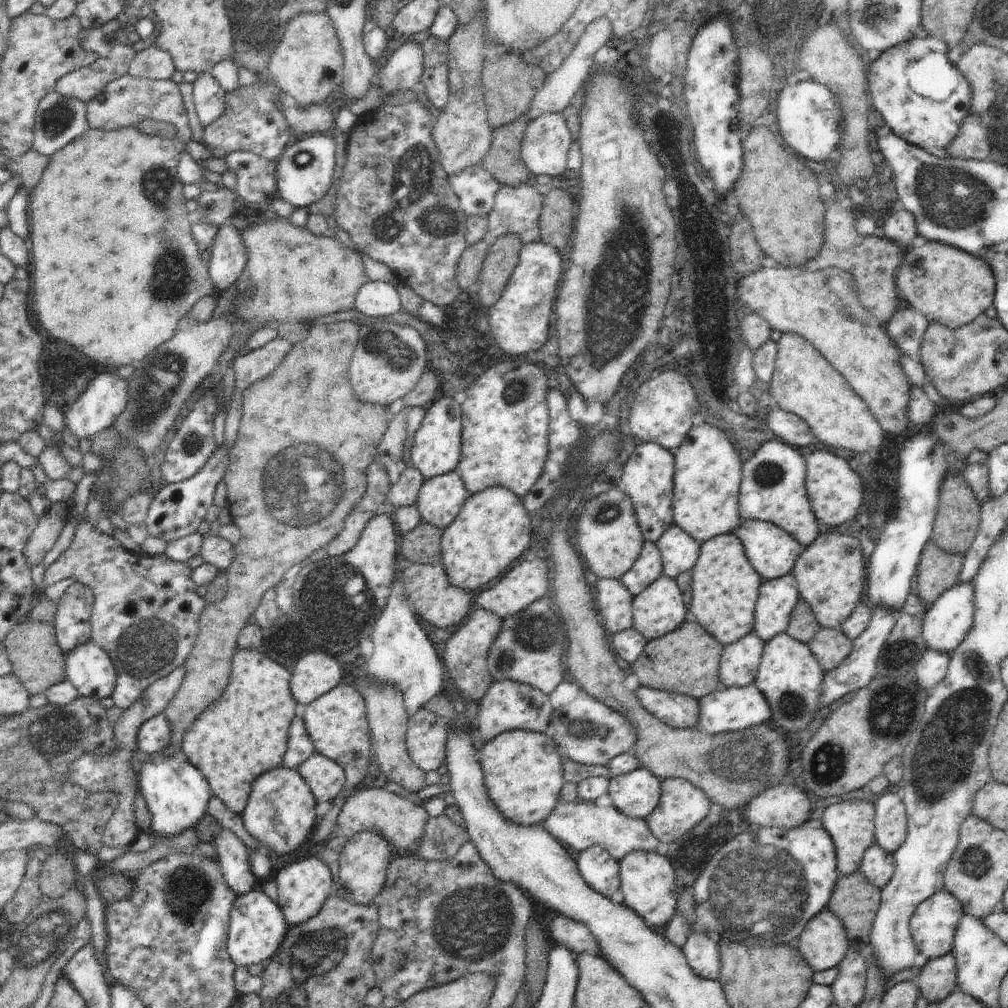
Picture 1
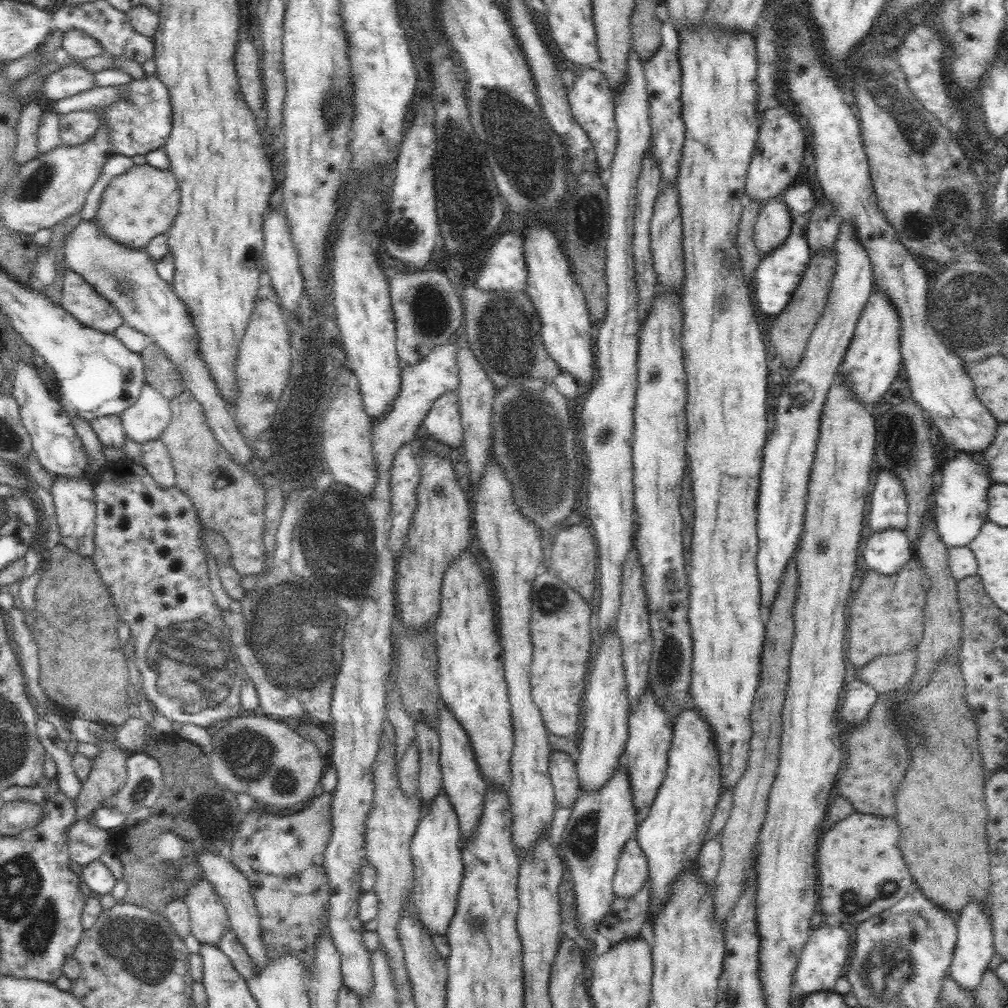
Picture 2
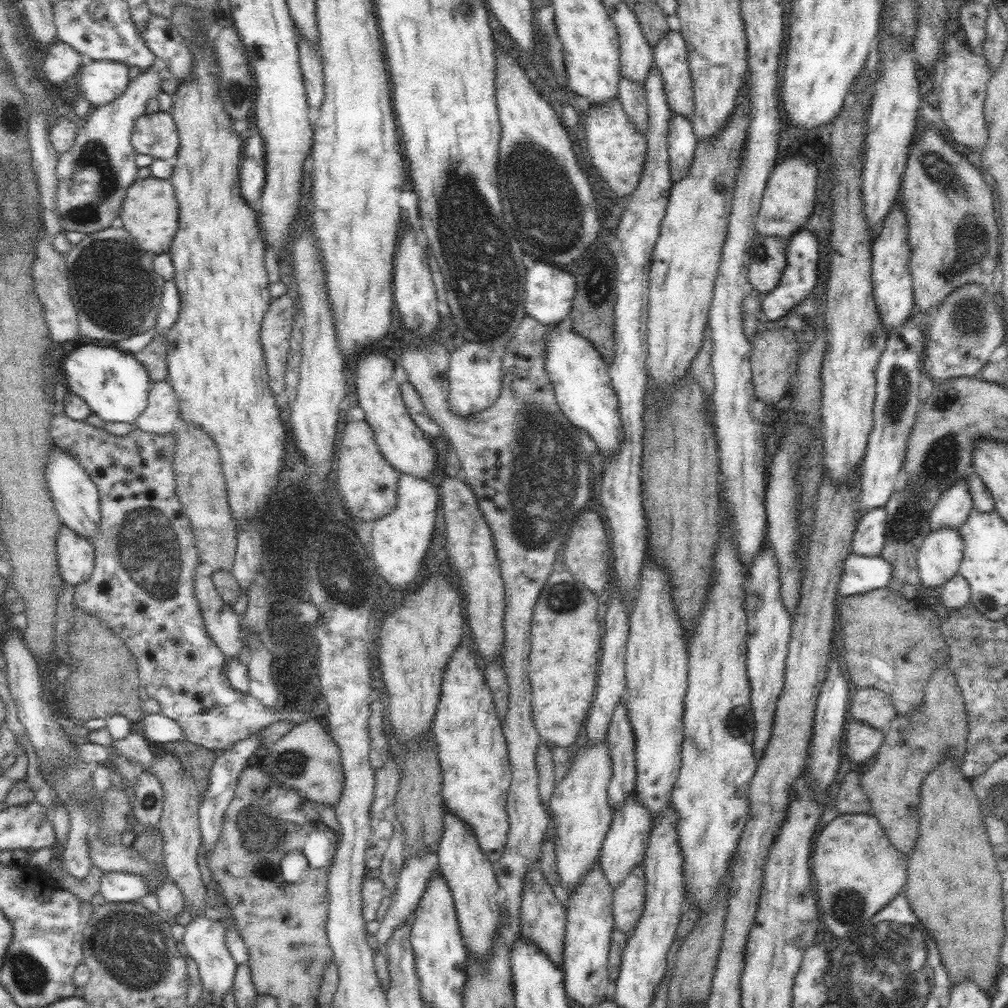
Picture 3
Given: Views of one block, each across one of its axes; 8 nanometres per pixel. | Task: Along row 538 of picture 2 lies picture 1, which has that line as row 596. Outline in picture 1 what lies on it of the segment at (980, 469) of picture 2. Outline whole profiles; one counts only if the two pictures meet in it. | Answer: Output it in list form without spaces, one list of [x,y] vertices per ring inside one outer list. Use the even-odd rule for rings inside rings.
[[[972,583],[956,584],[940,595],[927,609],[921,628],[922,638],[928,649],[952,654],[966,638],[973,623],[974,591]]]

